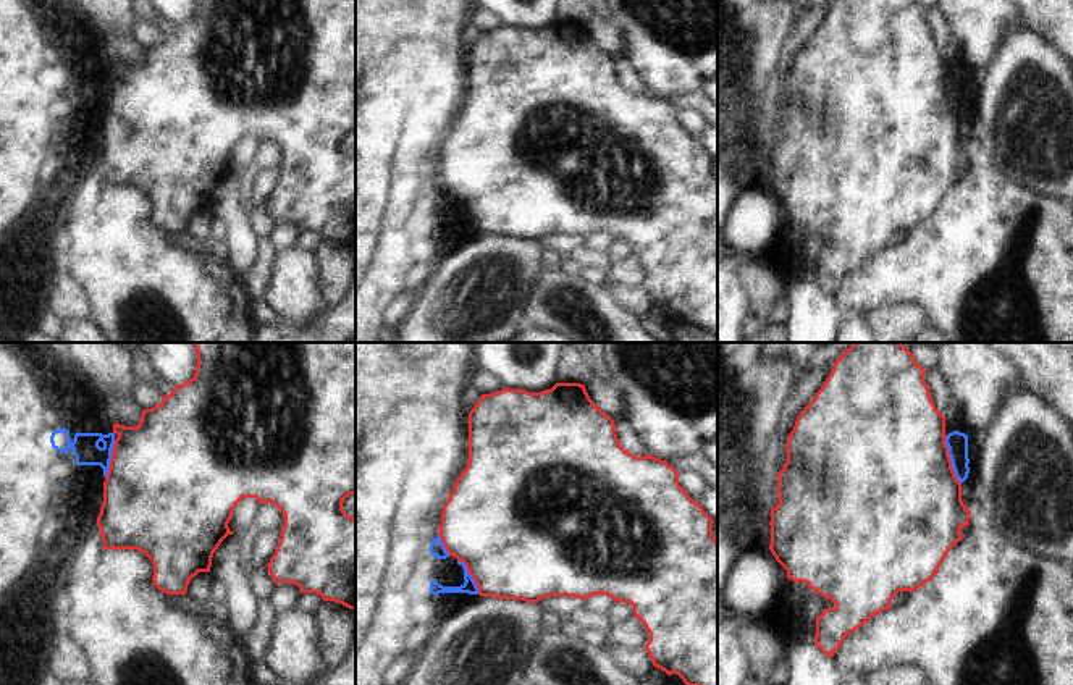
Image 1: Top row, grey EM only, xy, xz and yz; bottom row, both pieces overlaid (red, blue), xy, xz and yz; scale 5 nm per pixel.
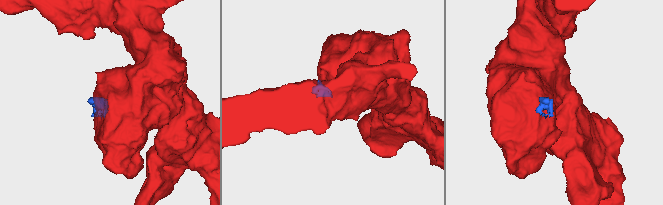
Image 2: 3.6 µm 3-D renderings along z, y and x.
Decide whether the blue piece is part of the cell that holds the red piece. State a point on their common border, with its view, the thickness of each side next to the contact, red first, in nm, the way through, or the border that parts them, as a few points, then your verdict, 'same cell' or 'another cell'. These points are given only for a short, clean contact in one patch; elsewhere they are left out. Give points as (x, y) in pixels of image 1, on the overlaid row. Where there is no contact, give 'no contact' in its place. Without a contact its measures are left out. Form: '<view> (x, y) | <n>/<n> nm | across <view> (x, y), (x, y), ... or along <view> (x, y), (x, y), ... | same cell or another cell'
yz (949, 459) | 500/110 nm | across yz (900, 472), (915, 472), (949, 459), (957, 443) | same cell

